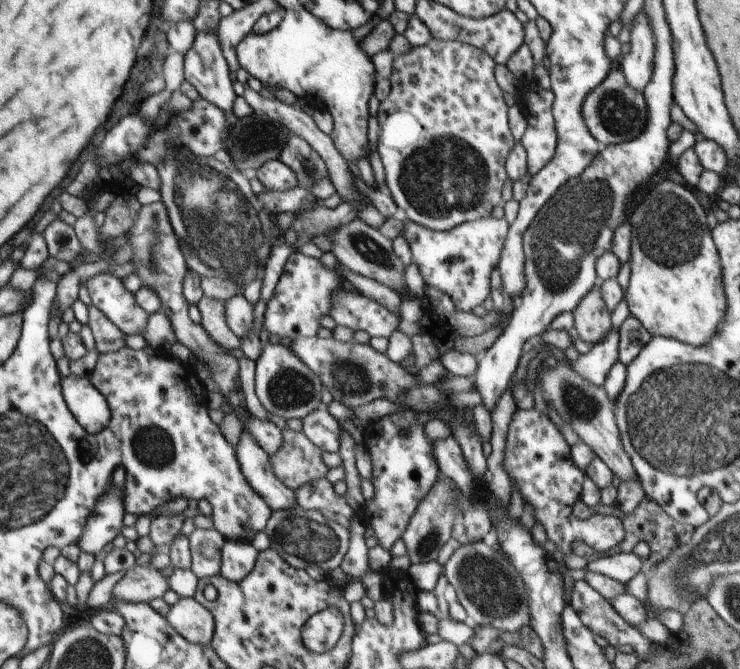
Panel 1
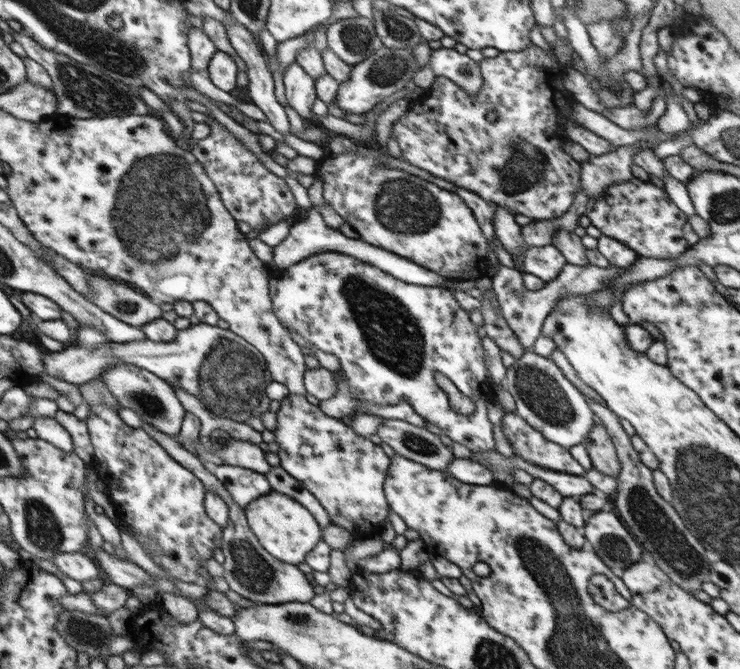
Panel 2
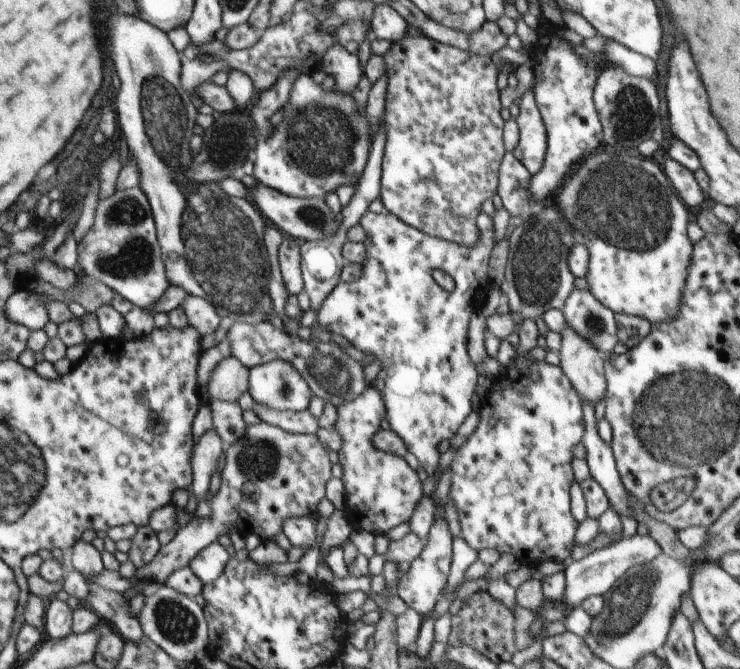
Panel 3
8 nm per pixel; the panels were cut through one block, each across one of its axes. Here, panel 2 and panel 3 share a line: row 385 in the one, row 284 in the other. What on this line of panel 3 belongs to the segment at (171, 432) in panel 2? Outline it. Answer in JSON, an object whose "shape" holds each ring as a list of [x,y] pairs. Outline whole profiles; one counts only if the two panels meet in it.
{"shape":[[[140,187],[117,190],[108,199],[99,200],[94,225],[78,244],[78,262],[84,276],[104,283],[133,306],[148,310],[169,288],[155,221],[147,197]]]}

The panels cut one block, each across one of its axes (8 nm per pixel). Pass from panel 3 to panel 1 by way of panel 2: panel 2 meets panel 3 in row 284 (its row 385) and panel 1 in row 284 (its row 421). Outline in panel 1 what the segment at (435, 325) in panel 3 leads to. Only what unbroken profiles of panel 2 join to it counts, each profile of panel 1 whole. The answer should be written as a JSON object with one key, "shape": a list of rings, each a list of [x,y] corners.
{"shape":[[[487,217],[467,221],[450,231],[432,231],[406,219],[402,237],[412,251],[412,261],[420,269],[420,276],[430,288],[436,288],[452,299],[456,311],[472,313],[491,294],[490,274],[499,262],[510,222]]]}

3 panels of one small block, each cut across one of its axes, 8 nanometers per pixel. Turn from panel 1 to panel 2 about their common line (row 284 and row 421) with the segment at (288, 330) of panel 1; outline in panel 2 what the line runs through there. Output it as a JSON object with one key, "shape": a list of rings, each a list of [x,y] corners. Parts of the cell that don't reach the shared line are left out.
{"shape":[[[289,394],[287,401],[282,403],[283,406],[277,412],[278,426],[274,431],[275,442],[280,446],[278,456],[281,458],[281,467],[320,501],[330,515],[332,525],[340,526],[358,538],[380,534],[382,524],[388,521],[390,509],[384,484],[391,459],[386,456],[380,445],[358,436],[341,420],[326,416],[322,409],[311,406],[305,396]]]}

